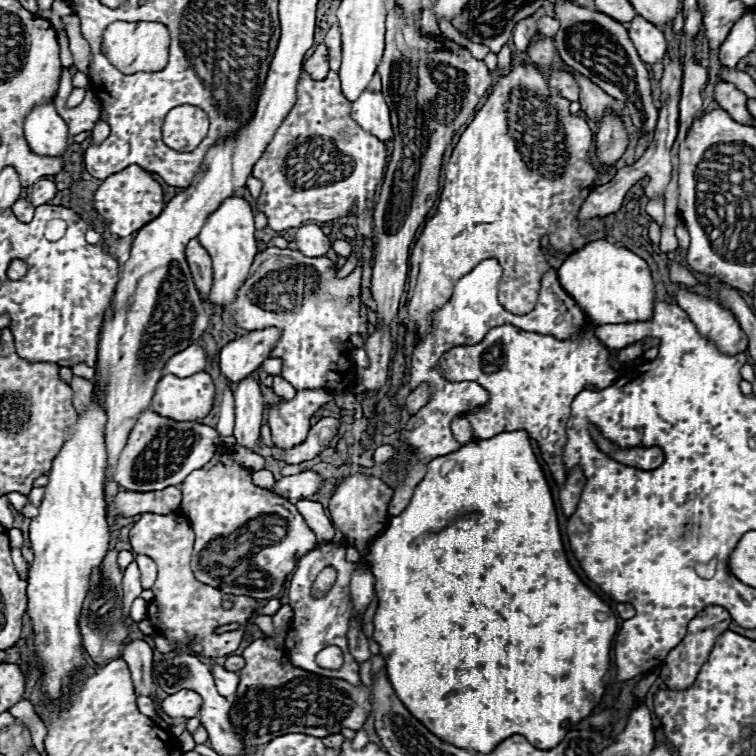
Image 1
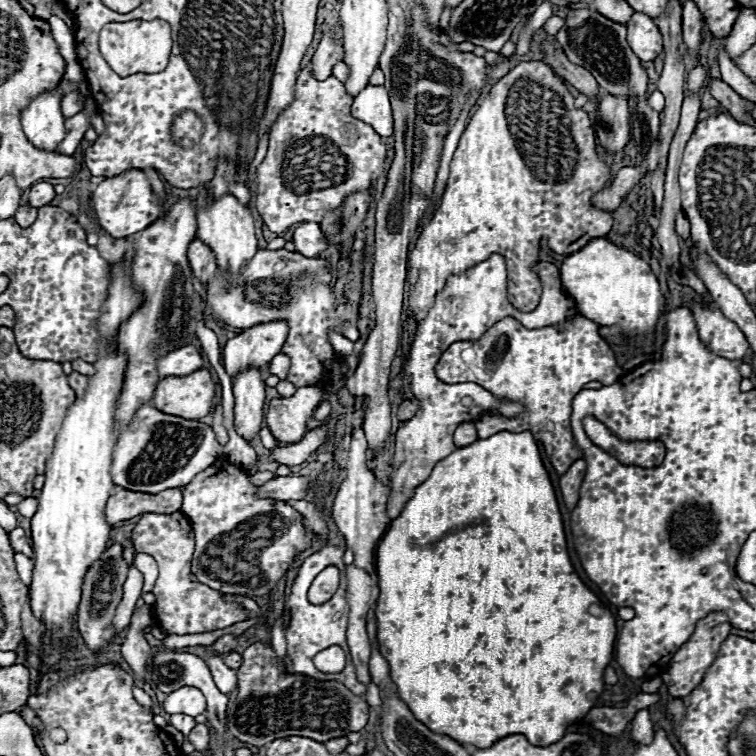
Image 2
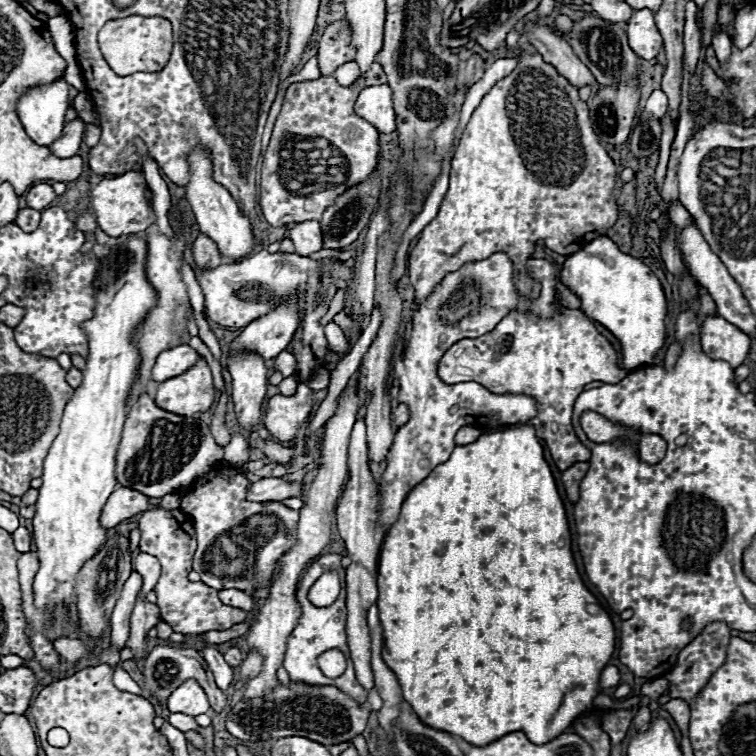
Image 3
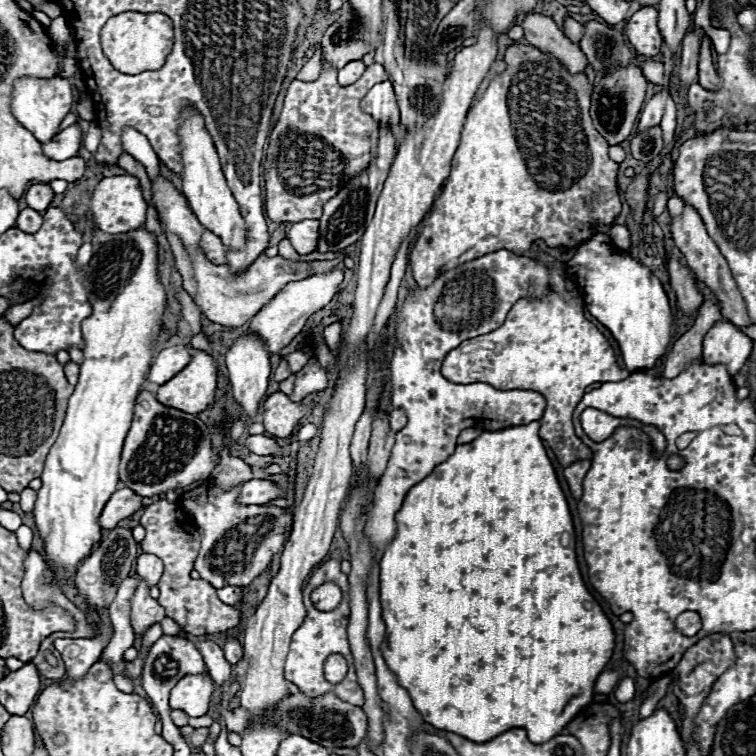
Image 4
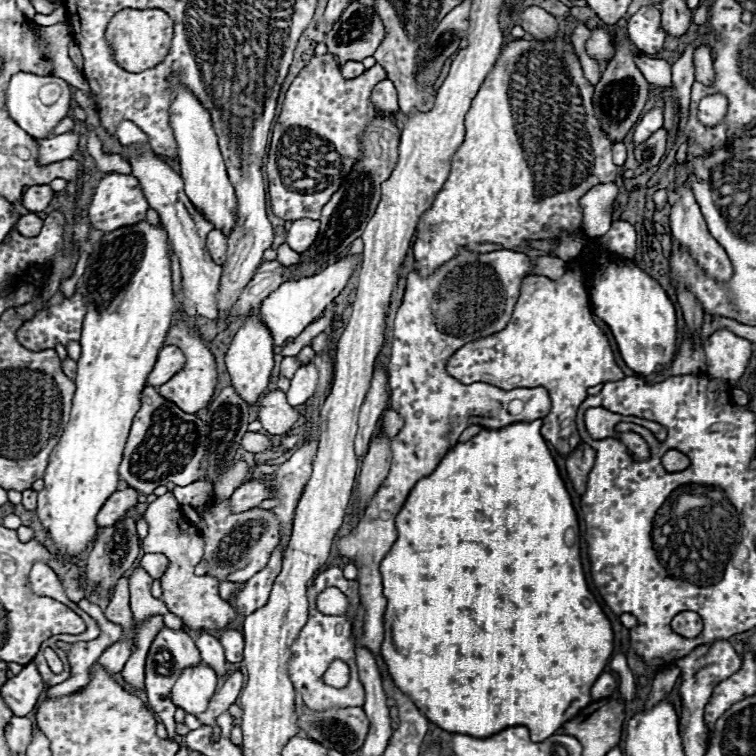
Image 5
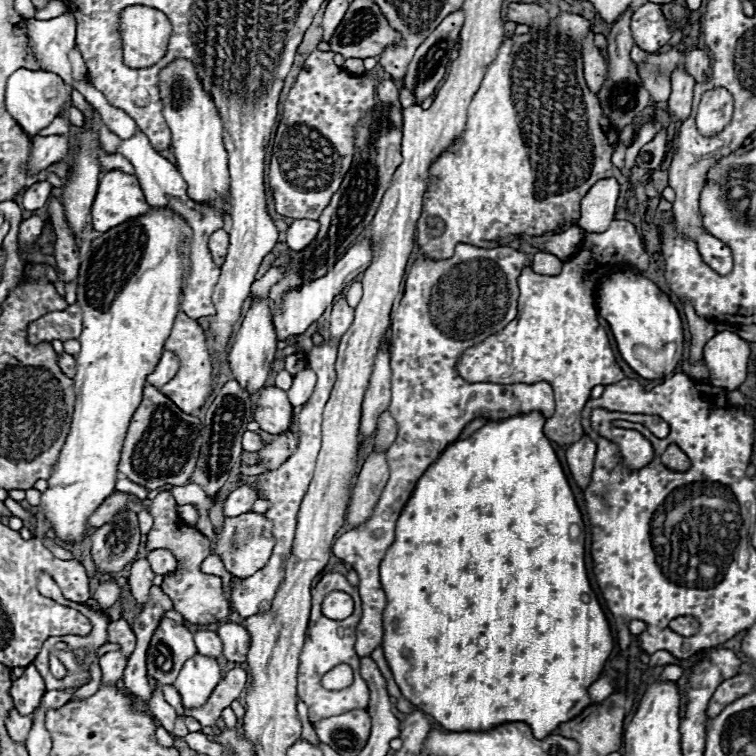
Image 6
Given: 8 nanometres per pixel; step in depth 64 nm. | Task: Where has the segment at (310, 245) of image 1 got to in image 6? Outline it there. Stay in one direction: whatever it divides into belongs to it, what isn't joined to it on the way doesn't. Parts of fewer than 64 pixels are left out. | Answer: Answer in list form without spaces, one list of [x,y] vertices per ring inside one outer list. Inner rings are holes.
[[[294,220],[286,232],[286,242],[288,242],[288,248],[294,250],[294,252],[300,252],[304,246],[308,246],[314,236],[318,234],[318,228],[320,224],[316,220]]]

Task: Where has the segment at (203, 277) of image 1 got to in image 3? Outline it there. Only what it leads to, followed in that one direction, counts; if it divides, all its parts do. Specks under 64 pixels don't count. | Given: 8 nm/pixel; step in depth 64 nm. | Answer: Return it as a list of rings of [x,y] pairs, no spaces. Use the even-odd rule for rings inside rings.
[[[198,234],[198,238],[192,244],[192,254],[196,268],[216,268],[224,260],[216,242],[212,242],[212,238],[208,238],[206,234]]]

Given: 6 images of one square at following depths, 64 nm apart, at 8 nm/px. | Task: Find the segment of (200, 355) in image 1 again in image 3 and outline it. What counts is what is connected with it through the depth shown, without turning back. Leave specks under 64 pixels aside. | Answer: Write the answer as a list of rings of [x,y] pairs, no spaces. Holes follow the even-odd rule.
[[[174,346],[170,350],[164,350],[152,368],[152,378],[156,382],[164,382],[168,378],[174,378],[176,374],[182,374],[190,366],[194,366],[198,360],[198,352],[190,346]]]

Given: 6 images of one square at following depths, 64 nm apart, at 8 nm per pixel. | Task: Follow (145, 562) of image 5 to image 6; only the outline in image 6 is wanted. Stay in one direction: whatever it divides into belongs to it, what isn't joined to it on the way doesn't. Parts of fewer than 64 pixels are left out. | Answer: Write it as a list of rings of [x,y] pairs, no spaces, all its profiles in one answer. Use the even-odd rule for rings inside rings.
[[[164,548],[148,552],[148,562],[150,562],[154,574],[160,574],[160,576],[164,576],[168,572],[174,572],[176,564],[178,564],[174,554],[170,550],[164,550]]]

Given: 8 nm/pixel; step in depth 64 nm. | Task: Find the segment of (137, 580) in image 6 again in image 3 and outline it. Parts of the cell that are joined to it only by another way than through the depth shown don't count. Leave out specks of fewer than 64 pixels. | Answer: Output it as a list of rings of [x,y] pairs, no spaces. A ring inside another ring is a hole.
[[[138,594],[138,600],[132,610],[132,618],[130,618],[130,640],[126,644],[126,648],[130,648],[134,652],[136,662],[140,662],[146,654],[146,644],[144,644],[146,632],[150,628],[154,628],[158,622],[162,622],[160,608],[152,602],[148,602],[142,594]]]

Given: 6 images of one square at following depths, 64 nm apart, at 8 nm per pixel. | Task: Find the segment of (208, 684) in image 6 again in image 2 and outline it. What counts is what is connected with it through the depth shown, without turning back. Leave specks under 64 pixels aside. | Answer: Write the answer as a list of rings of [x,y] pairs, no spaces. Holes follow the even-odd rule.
[[[182,686],[180,690],[174,690],[172,694],[168,694],[168,698],[164,700],[164,710],[168,714],[198,716],[198,714],[204,714],[206,710],[206,698],[194,686]]]

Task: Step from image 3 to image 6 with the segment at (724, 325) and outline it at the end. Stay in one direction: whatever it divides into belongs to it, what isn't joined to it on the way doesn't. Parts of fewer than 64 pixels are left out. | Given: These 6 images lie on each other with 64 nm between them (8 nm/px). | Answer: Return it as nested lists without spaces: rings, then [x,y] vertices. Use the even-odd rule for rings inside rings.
[[[718,332],[704,346],[704,362],[710,370],[710,384],[724,388],[726,392],[738,390],[746,380],[746,364],[750,346],[734,332]]]

